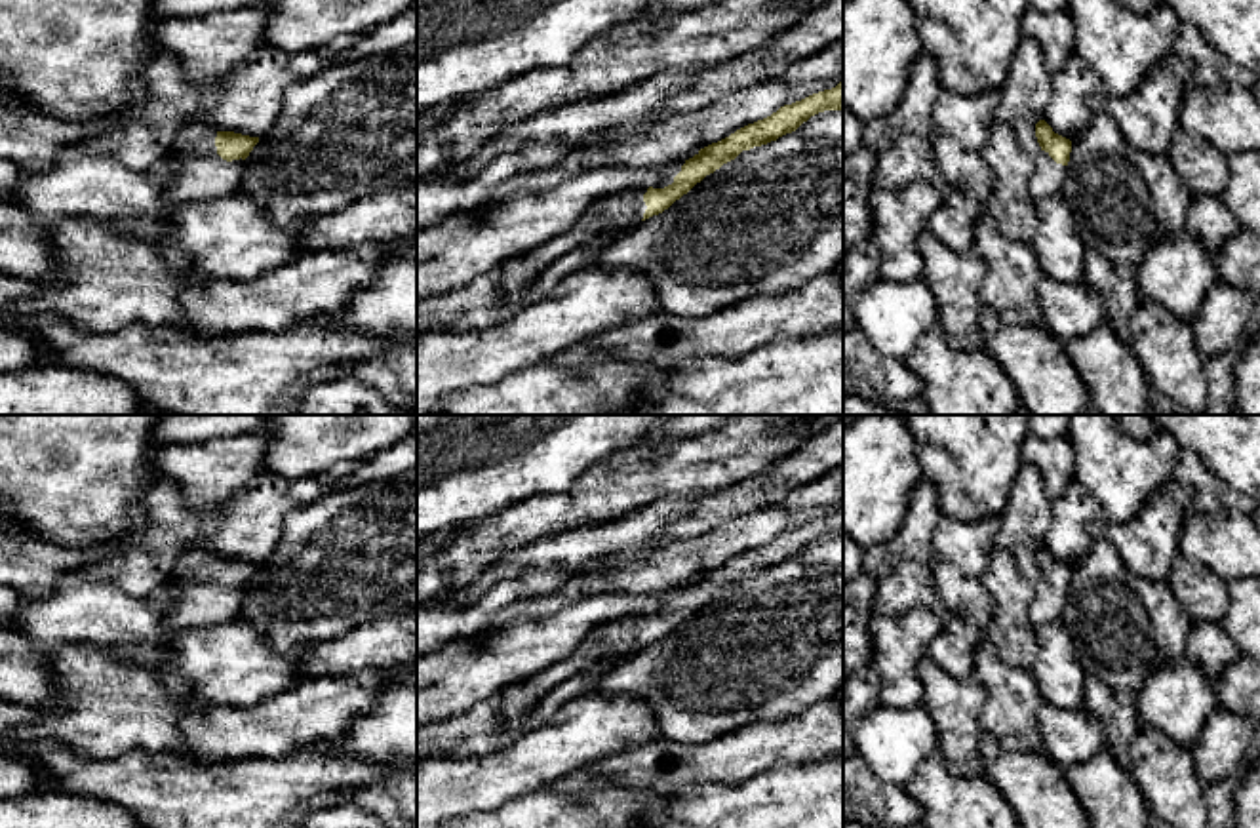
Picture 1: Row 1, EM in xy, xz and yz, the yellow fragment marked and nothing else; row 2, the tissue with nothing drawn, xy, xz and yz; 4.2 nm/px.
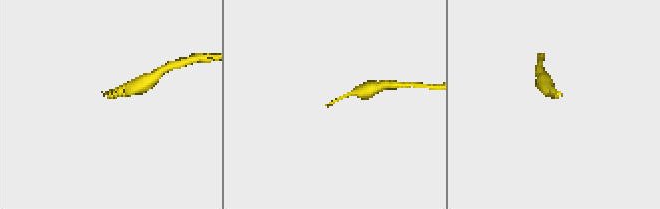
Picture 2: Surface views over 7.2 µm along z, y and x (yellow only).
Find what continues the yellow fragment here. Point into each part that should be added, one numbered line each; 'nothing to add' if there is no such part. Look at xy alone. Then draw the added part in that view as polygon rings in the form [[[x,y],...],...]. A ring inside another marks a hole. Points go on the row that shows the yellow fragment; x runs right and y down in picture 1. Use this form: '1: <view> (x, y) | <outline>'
1: xy (202, 176) | [[[187,124],[175,137],[171,158],[179,169],[169,185],[167,202],[211,202],[238,192],[244,160],[226,162],[217,154],[217,129]]]

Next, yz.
1: yz (1047, 179) | [[[1039,150],[1034,162],[1035,171],[1028,183],[1034,200],[1045,196],[1060,196],[1062,185],[1068,175],[1068,166],[1056,164],[1045,150]]]

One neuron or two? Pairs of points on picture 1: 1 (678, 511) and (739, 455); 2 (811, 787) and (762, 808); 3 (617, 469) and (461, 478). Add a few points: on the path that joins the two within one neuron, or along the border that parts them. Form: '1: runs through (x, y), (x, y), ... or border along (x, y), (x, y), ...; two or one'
1: border along (737, 482), (693, 495), (663, 495), (651, 503); two
2: runs through (800, 798), (790, 808), (773, 808); one
3: border along (625, 450), (604, 455), (562, 492), (547, 495); two

